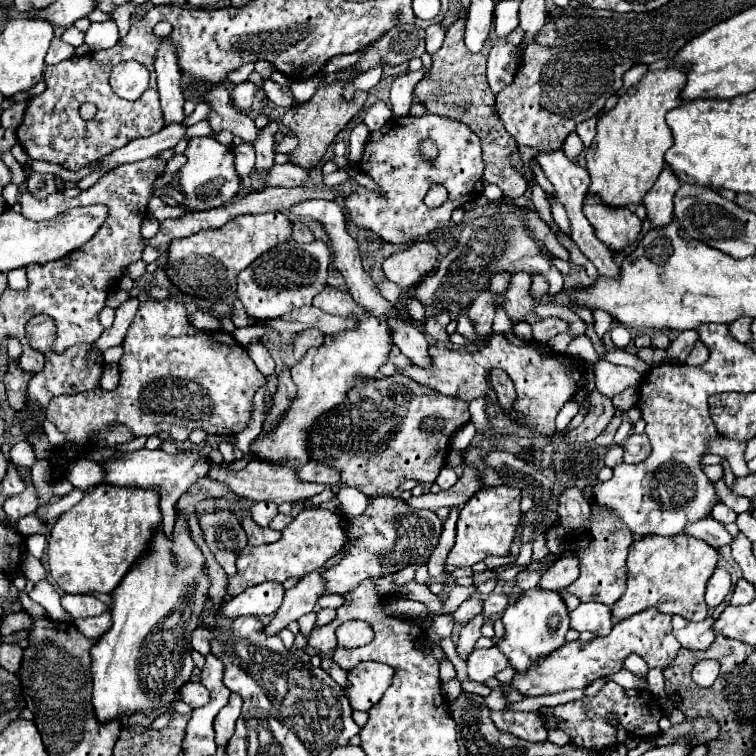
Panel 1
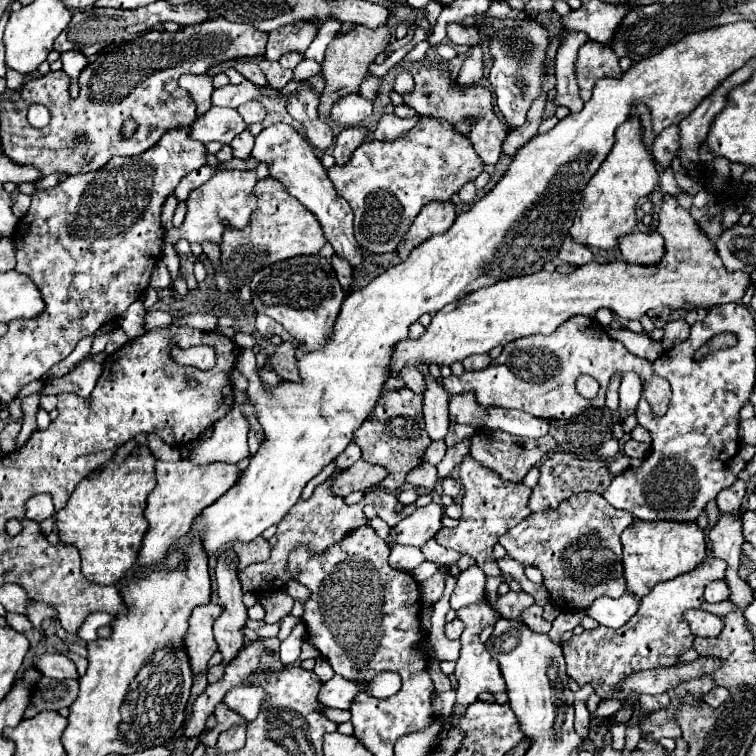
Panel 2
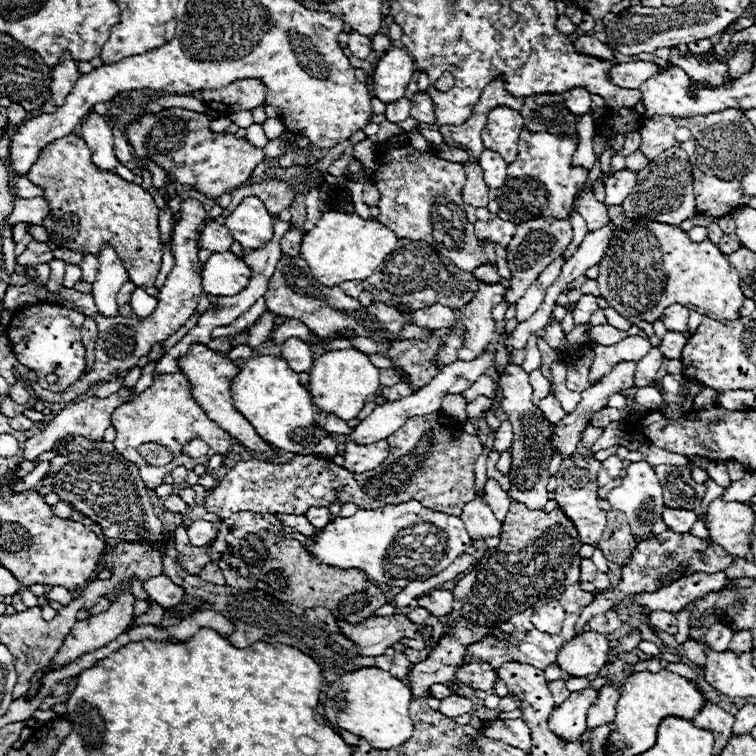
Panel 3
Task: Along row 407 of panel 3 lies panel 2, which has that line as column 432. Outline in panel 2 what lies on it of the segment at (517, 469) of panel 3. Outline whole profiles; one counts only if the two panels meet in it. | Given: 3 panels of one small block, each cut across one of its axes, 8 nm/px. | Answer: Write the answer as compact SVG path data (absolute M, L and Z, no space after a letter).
M436 502L424 508L416 508L412 516L404 518L390 530L390 540L396 544L422 548L424 542L430 540L442 528L442 518L444 518L444 508Z

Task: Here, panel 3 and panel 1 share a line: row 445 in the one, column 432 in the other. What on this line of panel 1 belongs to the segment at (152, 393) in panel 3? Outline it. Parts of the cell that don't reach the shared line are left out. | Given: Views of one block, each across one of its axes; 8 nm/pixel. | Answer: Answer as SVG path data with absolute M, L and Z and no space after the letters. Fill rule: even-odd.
M436 114L388 120L384 128L370 134L358 170L370 176L382 192L356 186L354 192L344 196L346 212L356 226L374 232L390 244L412 244L420 236L442 230L456 208L474 202L484 192L484 164L478 136L466 124ZM426 140L432 140L438 148L438 156L432 160L420 152L420 144ZM432 184L442 184L448 190L448 200L438 208L424 204L424 196Z

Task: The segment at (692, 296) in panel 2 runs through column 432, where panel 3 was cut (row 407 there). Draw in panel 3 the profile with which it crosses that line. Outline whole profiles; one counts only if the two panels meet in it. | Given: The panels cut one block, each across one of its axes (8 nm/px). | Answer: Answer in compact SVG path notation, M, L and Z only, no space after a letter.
M330 350L314 360L310 368L308 394L318 410L350 422L366 406L368 398L372 398L378 386L378 368L368 360L366 354L358 350Z

